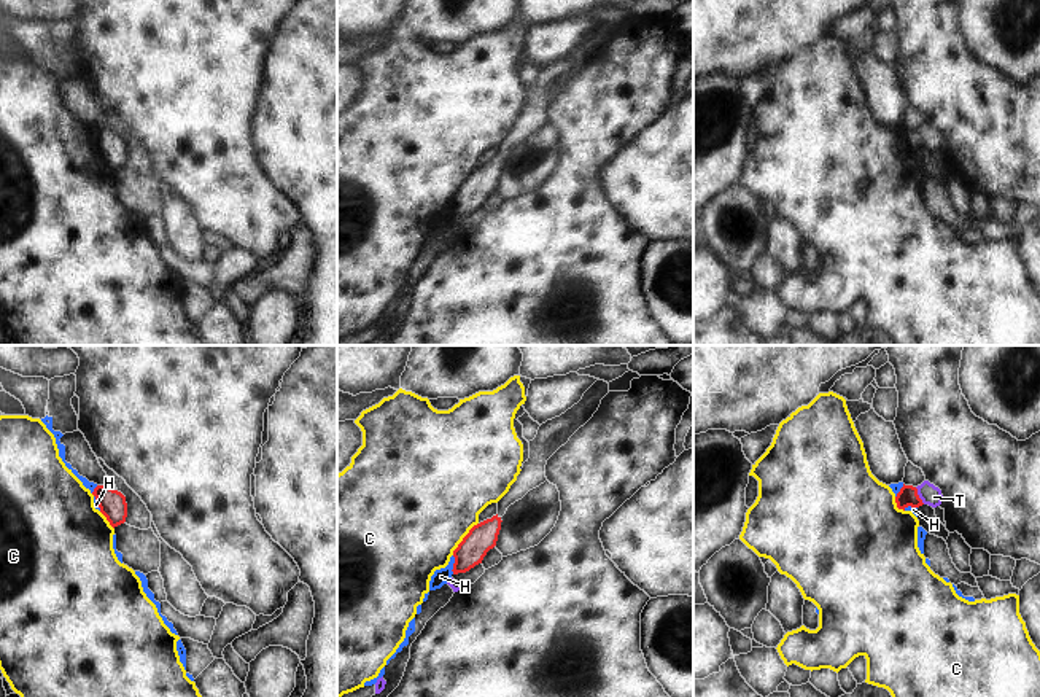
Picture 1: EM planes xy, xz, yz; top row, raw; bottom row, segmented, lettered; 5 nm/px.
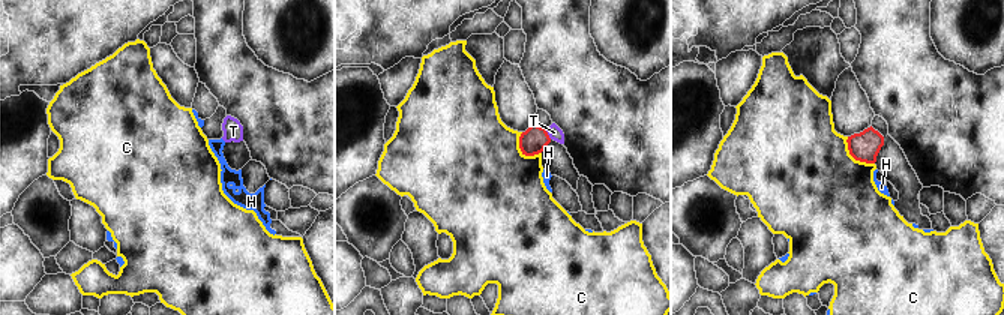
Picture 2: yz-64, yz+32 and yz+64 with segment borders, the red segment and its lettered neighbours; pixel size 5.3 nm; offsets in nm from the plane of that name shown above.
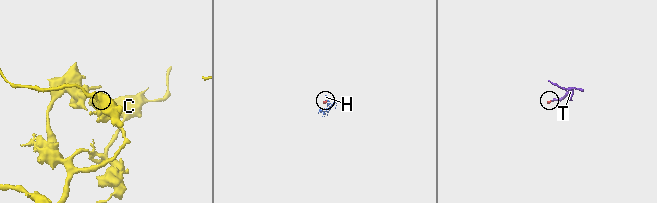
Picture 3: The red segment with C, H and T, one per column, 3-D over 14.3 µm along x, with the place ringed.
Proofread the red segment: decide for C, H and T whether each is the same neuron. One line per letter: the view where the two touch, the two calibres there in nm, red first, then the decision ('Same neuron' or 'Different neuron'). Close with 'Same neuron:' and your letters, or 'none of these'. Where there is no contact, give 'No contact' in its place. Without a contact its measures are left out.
C: Touches red in xz. Thickness 140 nm (red) against 500 nm. Different neuron
H: Touches red in xz. Thickness 140 nm (red) against 80 nm. Different neuron
T: Touches red in yz. Thickness 100 nm (red) against 100 nm. Same neuron
Same neuron: T.

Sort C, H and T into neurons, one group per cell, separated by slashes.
C H / T

